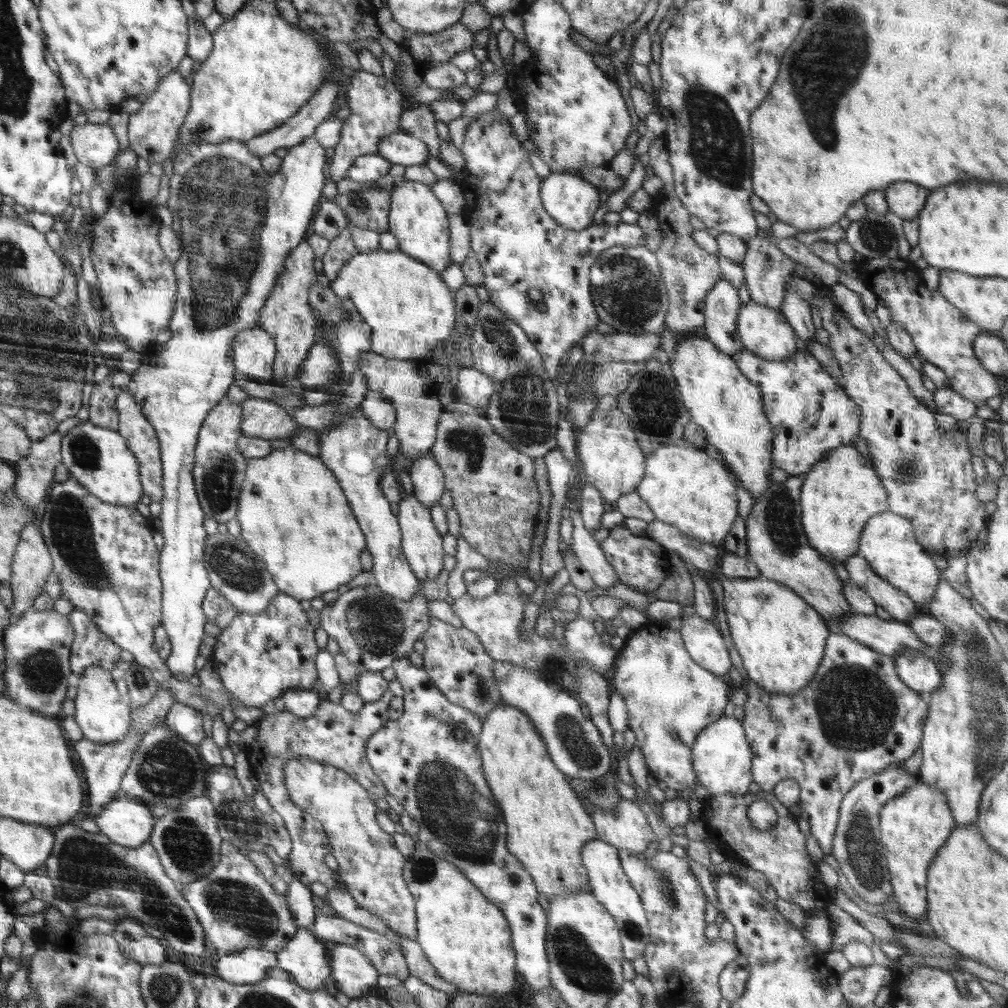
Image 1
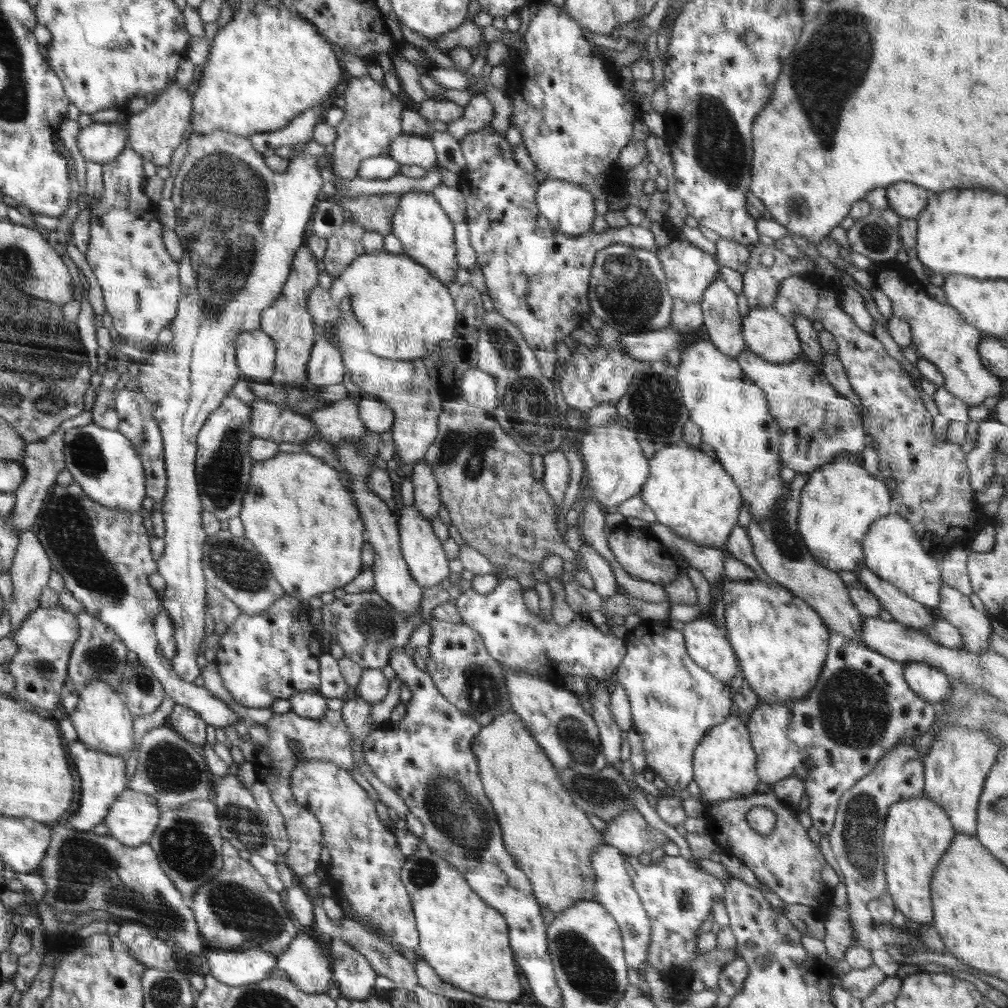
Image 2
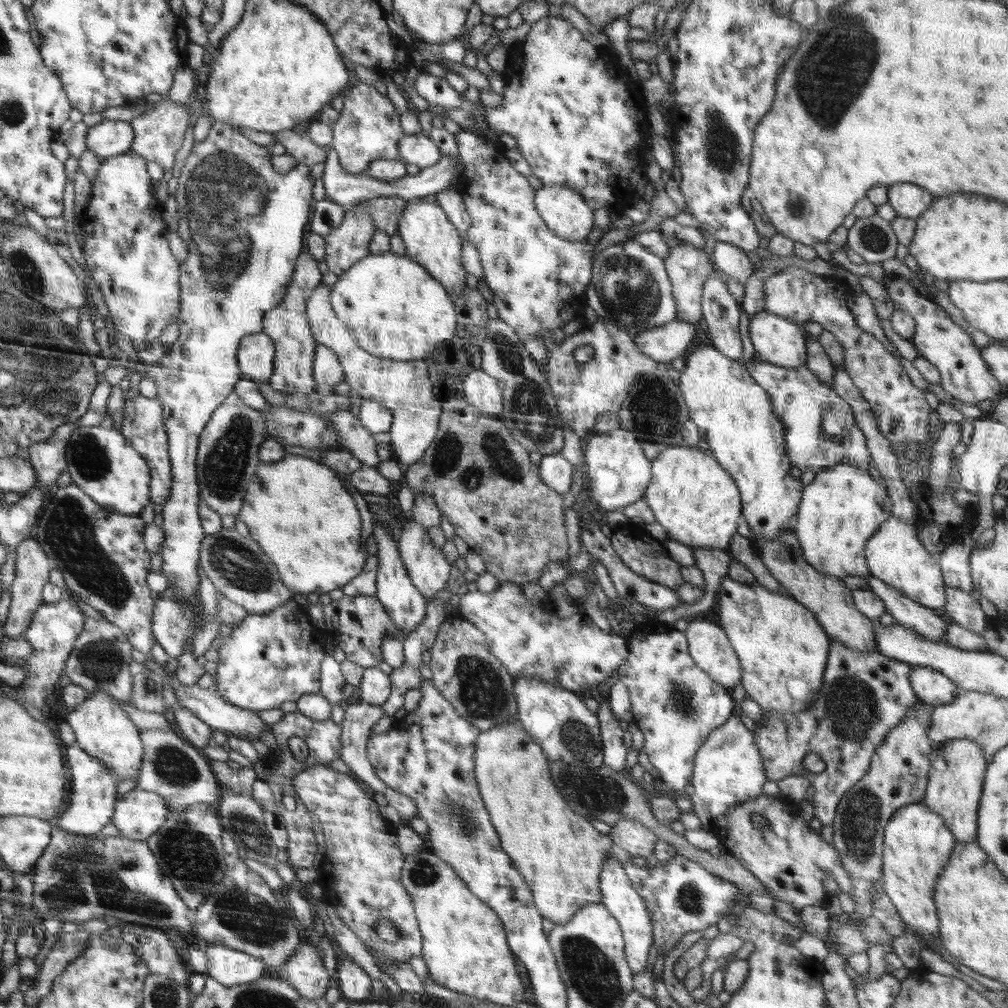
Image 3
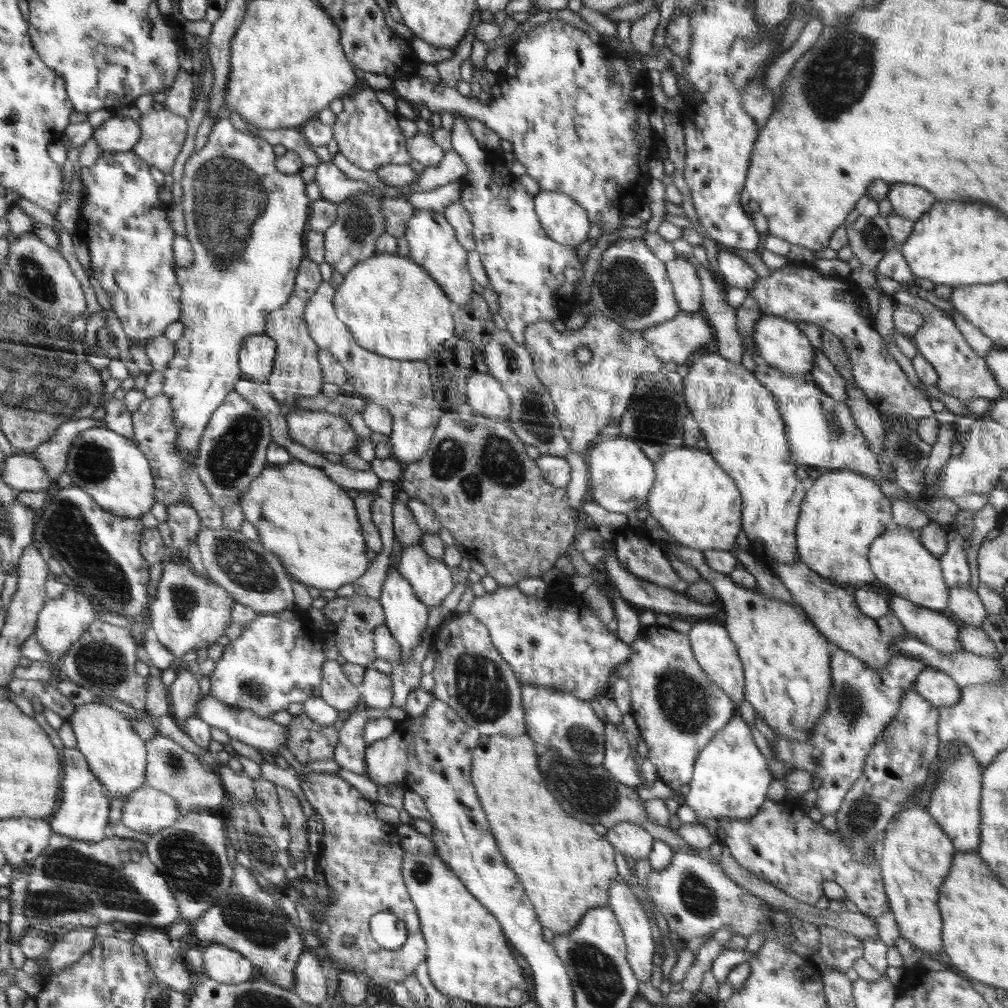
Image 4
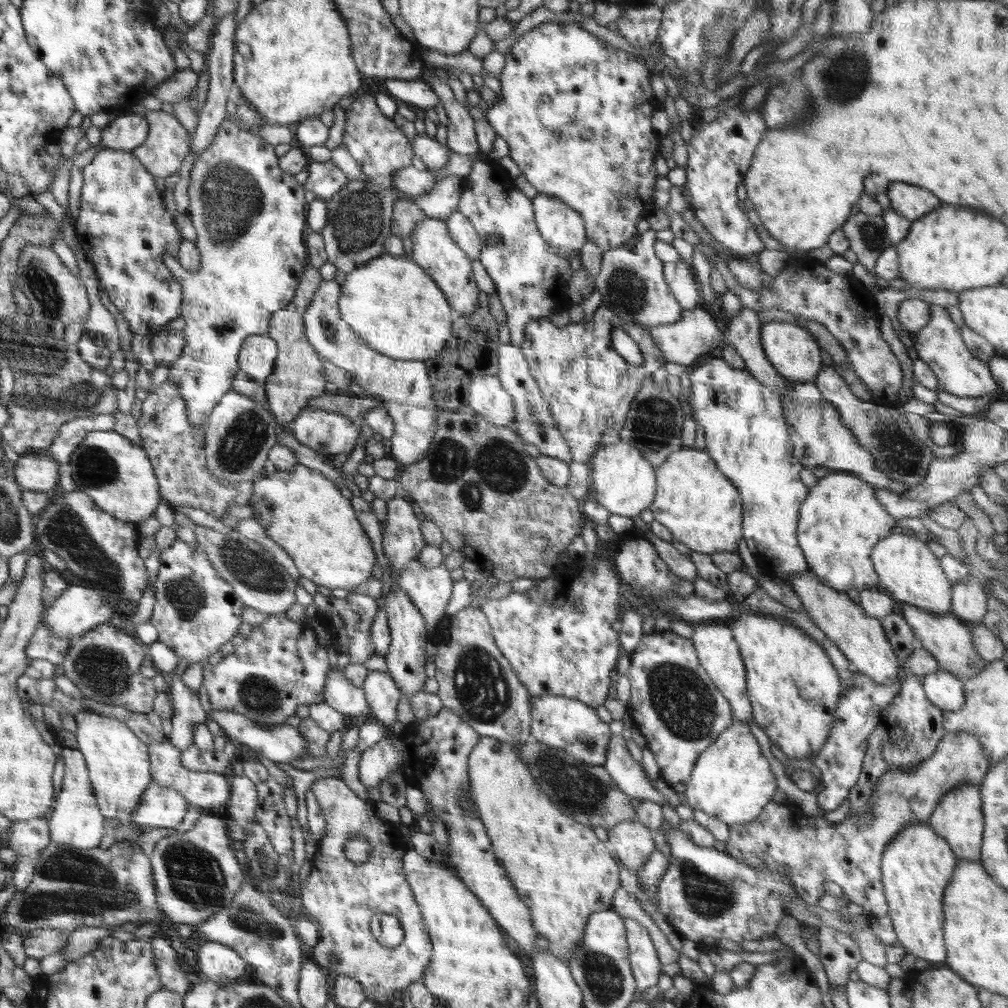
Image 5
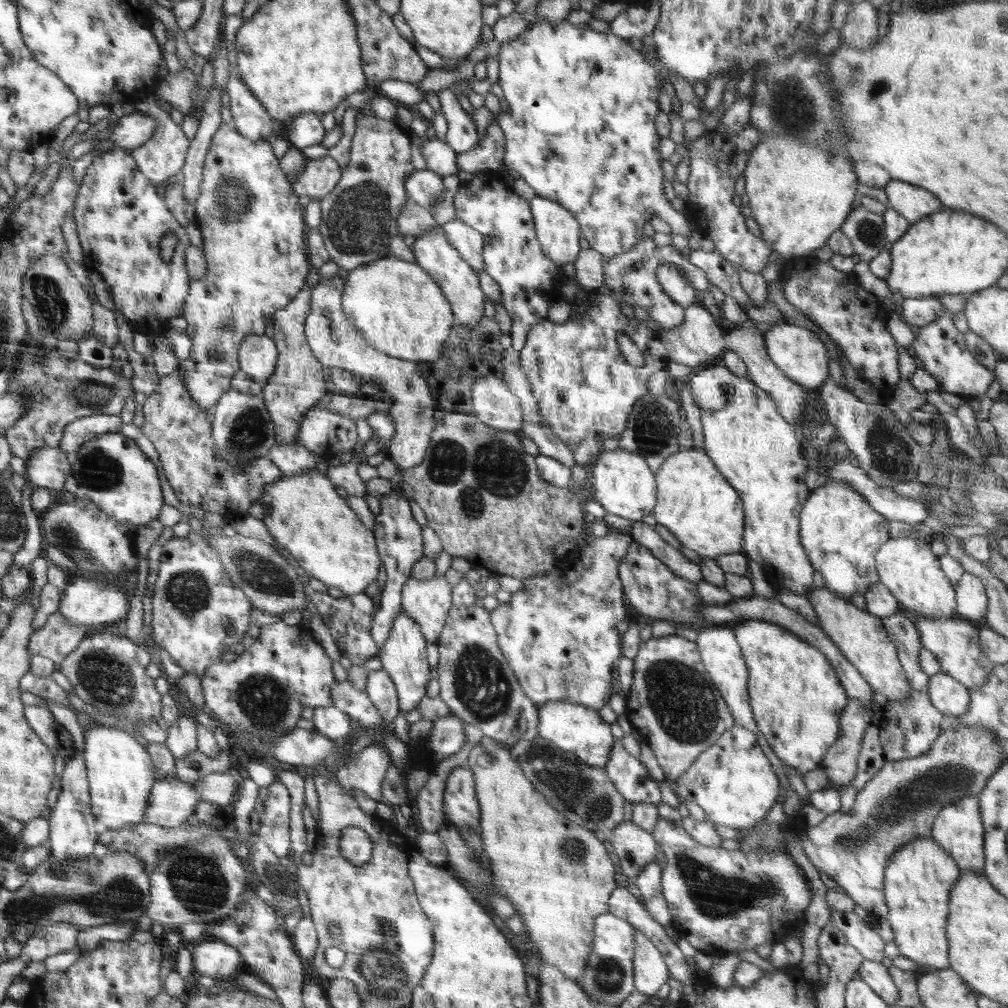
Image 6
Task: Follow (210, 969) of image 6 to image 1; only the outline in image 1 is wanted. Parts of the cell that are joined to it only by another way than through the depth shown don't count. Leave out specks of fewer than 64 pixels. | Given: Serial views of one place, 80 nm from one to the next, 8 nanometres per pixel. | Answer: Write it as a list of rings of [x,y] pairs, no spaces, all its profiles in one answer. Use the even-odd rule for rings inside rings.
[[[248,948],[246,951],[212,958],[214,974],[233,984],[264,981],[270,968],[276,968],[277,954],[265,949]]]

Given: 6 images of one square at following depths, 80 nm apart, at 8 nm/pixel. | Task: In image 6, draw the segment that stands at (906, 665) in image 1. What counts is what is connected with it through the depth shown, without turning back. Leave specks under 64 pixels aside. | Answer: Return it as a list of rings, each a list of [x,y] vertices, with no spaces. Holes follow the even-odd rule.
[[[944,672],[929,677],[928,696],[931,704],[944,715],[946,725],[954,726],[954,718],[964,715],[970,705],[969,688]]]

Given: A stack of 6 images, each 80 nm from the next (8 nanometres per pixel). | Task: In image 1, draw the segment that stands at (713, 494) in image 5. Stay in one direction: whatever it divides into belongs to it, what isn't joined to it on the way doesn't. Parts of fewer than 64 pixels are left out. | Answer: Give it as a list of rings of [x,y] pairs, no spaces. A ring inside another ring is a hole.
[[[683,439],[677,442],[670,440],[670,443],[656,449],[654,453],[645,458],[644,477],[635,492],[641,500],[646,502],[656,519],[667,522],[678,528],[682,534],[694,537],[706,544],[718,545],[722,543],[739,515],[739,501],[734,478],[728,468],[722,461],[710,458],[704,449]]]

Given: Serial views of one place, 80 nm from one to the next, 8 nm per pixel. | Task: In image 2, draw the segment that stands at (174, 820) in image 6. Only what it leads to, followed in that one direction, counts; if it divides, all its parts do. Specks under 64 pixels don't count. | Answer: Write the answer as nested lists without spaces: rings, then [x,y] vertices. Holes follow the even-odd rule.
[[[126,789],[117,803],[109,808],[109,814],[102,823],[108,827],[108,835],[122,844],[135,847],[152,838],[161,813],[153,796]]]

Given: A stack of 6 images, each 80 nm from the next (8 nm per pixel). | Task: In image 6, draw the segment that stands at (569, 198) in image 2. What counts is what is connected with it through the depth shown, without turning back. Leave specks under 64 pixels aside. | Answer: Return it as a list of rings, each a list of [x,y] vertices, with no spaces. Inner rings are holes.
[[[536,195],[529,201],[536,237],[544,256],[557,266],[574,262],[580,254],[580,225],[561,204]]]

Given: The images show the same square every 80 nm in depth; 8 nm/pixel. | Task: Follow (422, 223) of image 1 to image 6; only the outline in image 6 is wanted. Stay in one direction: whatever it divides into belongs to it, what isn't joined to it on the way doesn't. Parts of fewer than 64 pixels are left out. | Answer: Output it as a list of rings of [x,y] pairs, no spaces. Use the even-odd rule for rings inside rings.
[[[442,225],[432,227],[428,233],[416,237],[412,250],[418,266],[421,266],[442,289],[442,292],[451,304],[456,321],[468,328],[476,326],[483,317],[485,294],[481,289],[477,272],[446,239]]]

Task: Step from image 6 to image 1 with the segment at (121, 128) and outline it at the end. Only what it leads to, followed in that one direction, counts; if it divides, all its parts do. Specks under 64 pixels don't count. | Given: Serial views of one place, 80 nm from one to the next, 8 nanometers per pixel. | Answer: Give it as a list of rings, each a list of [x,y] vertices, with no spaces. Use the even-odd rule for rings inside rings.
[[[108,123],[75,126],[69,137],[77,159],[93,168],[110,164],[119,154],[118,139]]]

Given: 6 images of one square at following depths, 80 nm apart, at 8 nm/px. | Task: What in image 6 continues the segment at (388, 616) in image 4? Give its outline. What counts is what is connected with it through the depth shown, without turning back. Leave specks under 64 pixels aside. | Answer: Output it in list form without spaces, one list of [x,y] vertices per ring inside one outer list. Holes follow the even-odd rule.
[[[399,608],[399,614],[395,616],[389,637],[379,648],[378,655],[384,669],[391,676],[392,682],[397,688],[398,705],[400,714],[415,710],[416,706],[426,695],[426,687],[431,680],[430,665],[426,657],[426,641],[420,632],[420,627]]]

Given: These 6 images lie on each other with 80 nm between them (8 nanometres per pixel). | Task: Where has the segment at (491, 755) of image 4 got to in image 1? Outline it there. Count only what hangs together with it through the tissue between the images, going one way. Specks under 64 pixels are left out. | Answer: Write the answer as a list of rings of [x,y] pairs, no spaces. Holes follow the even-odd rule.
[[[500,702],[483,721],[478,750],[482,761],[482,774],[506,823],[507,849],[533,878],[537,891],[548,900],[563,892],[591,892],[581,852],[591,840],[597,838],[595,824],[588,810],[571,789],[568,776],[554,766],[545,742],[529,721],[528,715],[524,715],[514,706]]]

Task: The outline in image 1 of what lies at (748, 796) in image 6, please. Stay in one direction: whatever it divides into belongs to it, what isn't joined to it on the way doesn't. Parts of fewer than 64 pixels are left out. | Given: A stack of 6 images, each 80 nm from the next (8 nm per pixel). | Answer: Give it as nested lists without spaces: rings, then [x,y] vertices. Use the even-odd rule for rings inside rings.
[[[722,715],[716,722],[700,731],[691,746],[691,753],[696,780],[708,789],[712,797],[720,794],[748,793],[748,786],[753,781],[753,756],[741,721],[732,716]]]

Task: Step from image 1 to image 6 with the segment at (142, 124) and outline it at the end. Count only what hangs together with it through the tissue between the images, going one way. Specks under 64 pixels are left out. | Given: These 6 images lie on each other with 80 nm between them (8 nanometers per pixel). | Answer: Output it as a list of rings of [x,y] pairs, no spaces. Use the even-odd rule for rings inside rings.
[[[149,94],[142,96],[135,102],[136,110],[156,119],[157,122],[155,123],[157,125],[152,138],[147,140],[142,146],[133,149],[134,160],[138,160],[137,167],[142,168],[142,172],[145,173],[155,187],[160,182],[164,182],[166,178],[170,178],[174,174],[180,174],[180,170],[185,166],[184,156],[186,156],[186,150],[188,150],[188,146],[191,143],[188,142],[185,131],[180,130],[180,126],[170,118],[169,112],[162,110],[157,102],[154,95]]]

